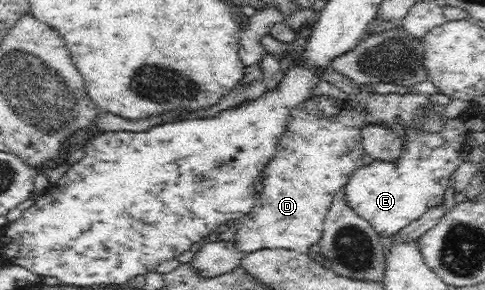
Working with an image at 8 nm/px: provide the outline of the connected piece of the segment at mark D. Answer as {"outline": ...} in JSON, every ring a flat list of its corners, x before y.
{"outline":[[311,96,309,99,306,99,303,103,300,103,294,111,291,112,290,118,287,120,287,125,285,126,284,134,280,137,280,142,278,143,278,148,276,154,268,162,268,166,264,168,262,172,262,182,264,182,264,192,262,192,262,200,260,200,260,210,255,213,249,213,244,216,241,220,238,220,235,224,236,227,236,249,242,253,250,253,254,251,260,251,262,249,287,249,296,251,296,253,307,253,312,248,317,248,314,244,320,243,322,239,322,222,326,218,328,212,330,211,330,204,336,196,338,190,345,188,346,183,349,181,349,178,360,168,364,166,362,163,362,156,365,155,365,150,362,142,361,130,370,123,370,117,365,112,360,112,354,109,354,104,352,104,347,99,345,100,336,100,331,96]]}

